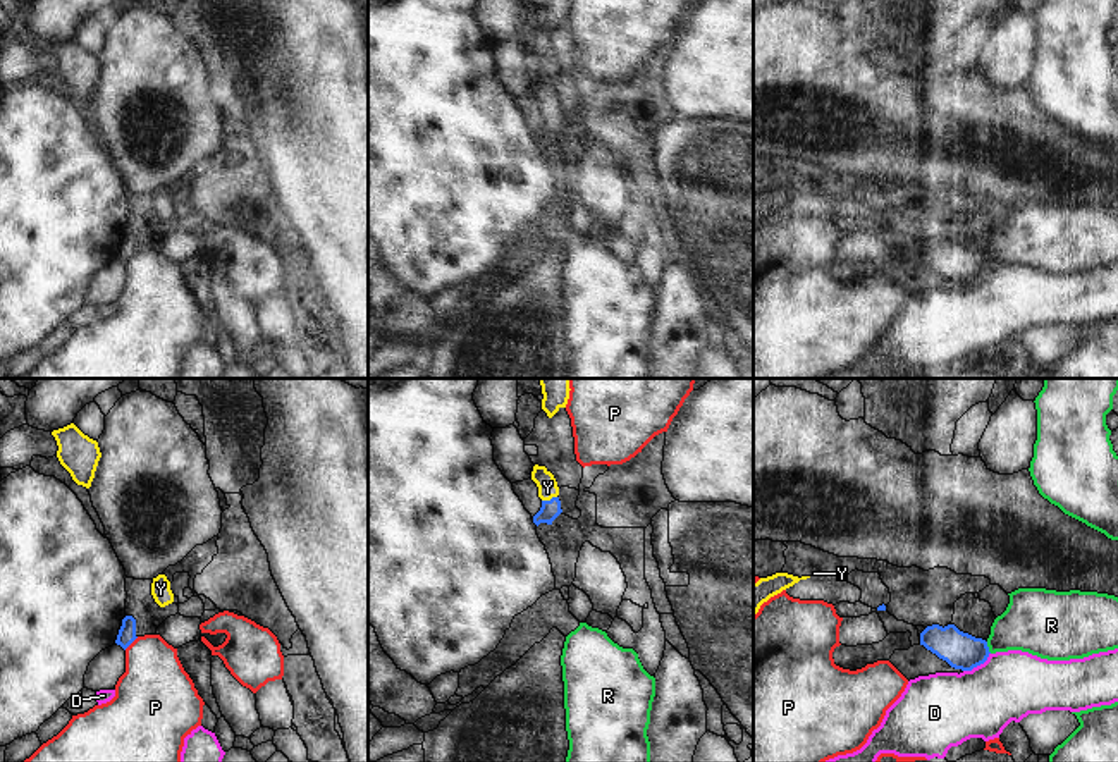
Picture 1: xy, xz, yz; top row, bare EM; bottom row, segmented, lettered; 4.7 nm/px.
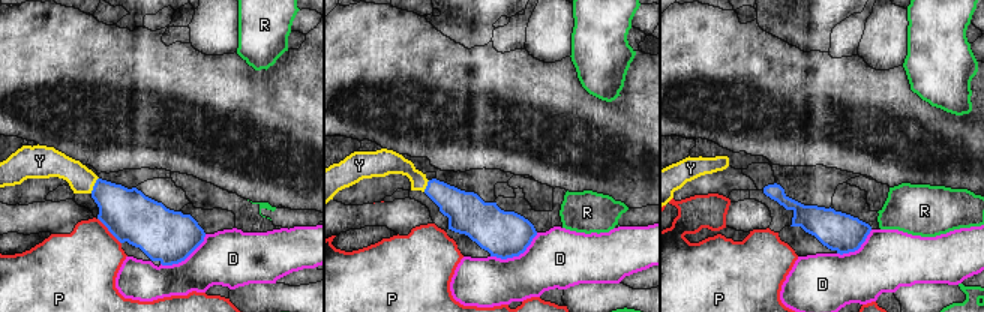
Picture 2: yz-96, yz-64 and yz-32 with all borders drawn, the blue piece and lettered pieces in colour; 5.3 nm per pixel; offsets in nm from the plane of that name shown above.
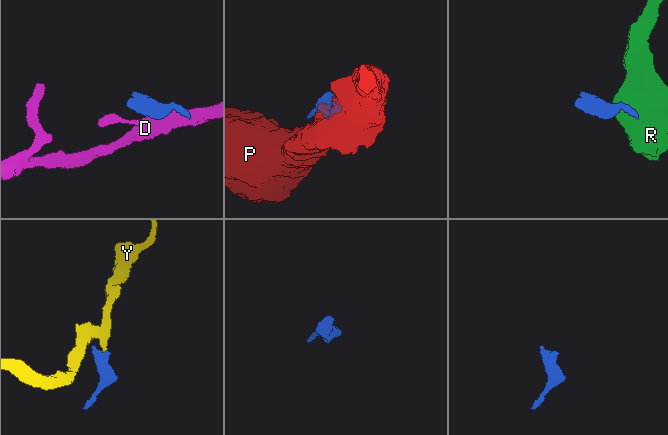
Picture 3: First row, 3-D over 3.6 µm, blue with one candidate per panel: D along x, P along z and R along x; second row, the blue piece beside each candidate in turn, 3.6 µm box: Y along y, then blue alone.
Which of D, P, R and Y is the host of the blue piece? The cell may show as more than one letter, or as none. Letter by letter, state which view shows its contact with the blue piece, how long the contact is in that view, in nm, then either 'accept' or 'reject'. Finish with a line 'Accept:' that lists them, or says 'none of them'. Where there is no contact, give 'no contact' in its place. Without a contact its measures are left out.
D: meets blue in yz; contact 160 nm long; reject
P: meets blue in xy; contact 90 nm long; reject
R: meets blue in yz; contact 60 nm long; reject
Y: meets blue in xz; contact 80 nm long; accept
Accept: Y

